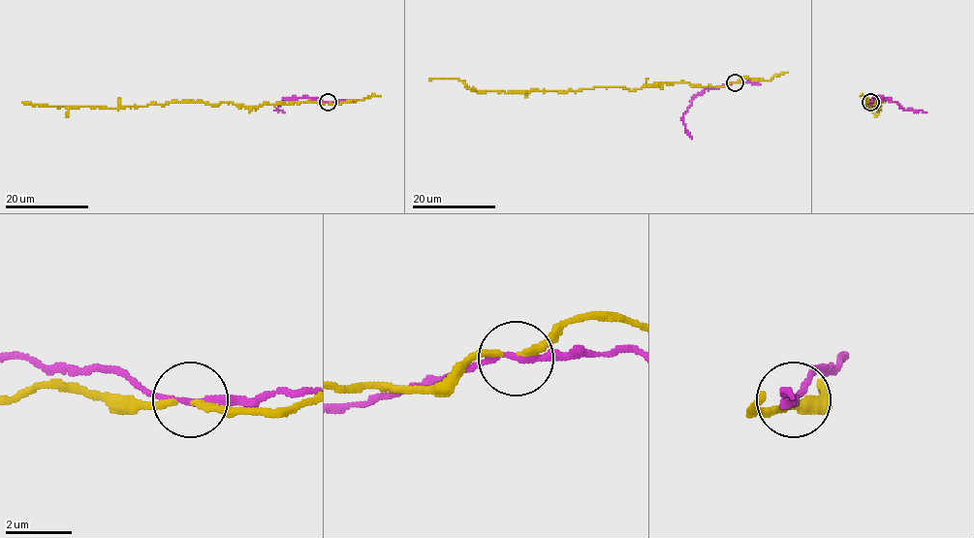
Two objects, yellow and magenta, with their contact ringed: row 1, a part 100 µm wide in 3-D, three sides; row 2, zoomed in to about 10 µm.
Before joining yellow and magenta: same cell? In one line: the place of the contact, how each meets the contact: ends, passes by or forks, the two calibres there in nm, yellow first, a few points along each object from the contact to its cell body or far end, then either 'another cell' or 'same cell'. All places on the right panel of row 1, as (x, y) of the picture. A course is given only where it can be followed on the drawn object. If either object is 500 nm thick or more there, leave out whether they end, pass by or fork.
at (870, 102); yellow passes by; magenta passes by; 170 nm thick on the yellow side, 180 nm on the other; yellow runs (869, 103), (874, 100), (870, 107), (878, 101), (879, 109), (866, 106), (867, 101); magenta runs (870, 103), (874, 98), (887, 99), (905, 110), (926, 112); another cell

